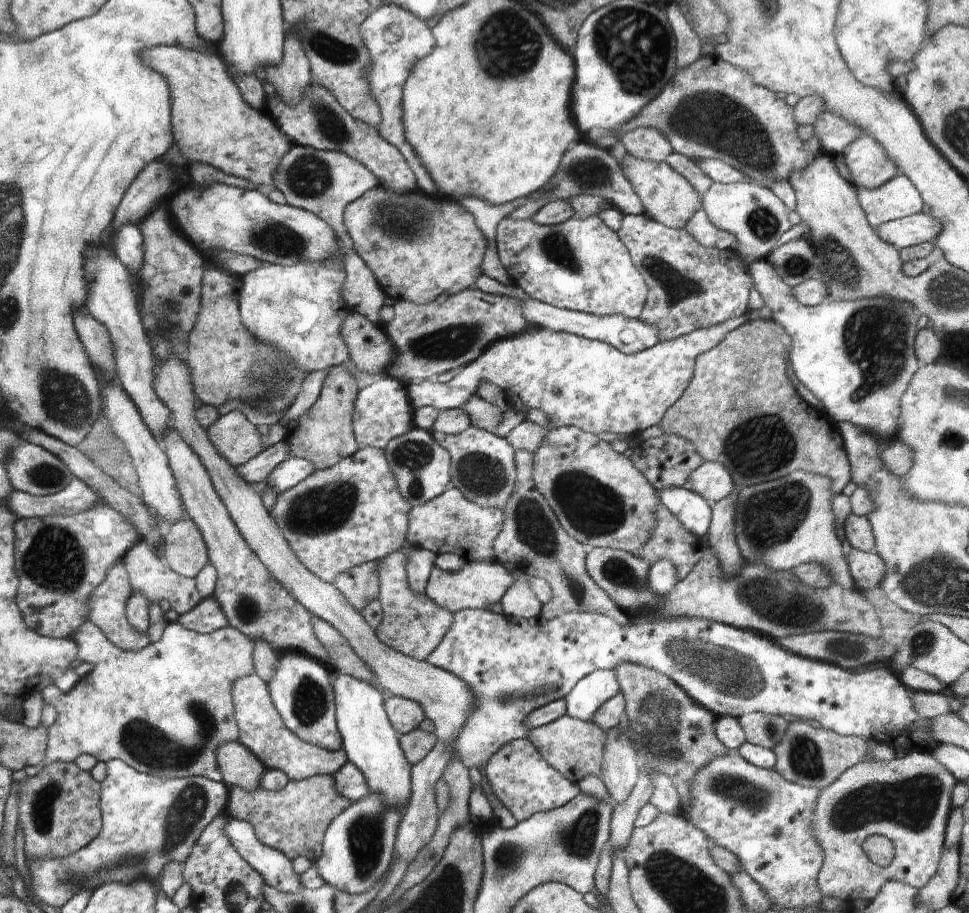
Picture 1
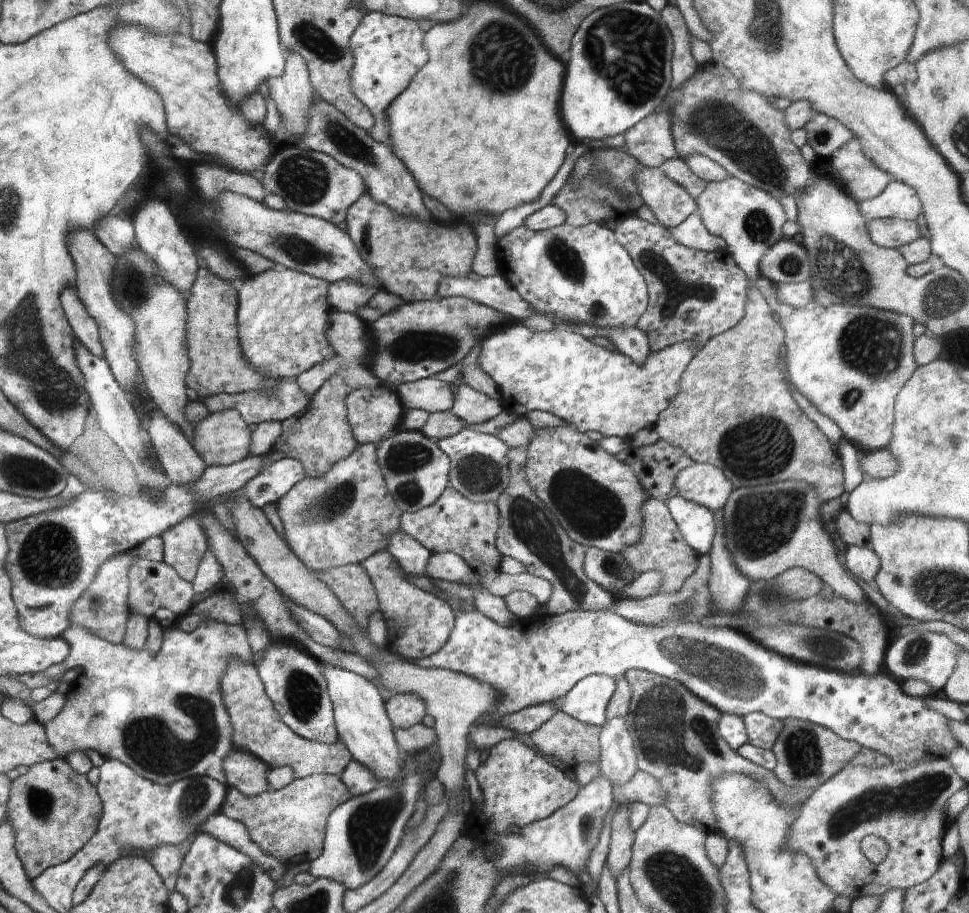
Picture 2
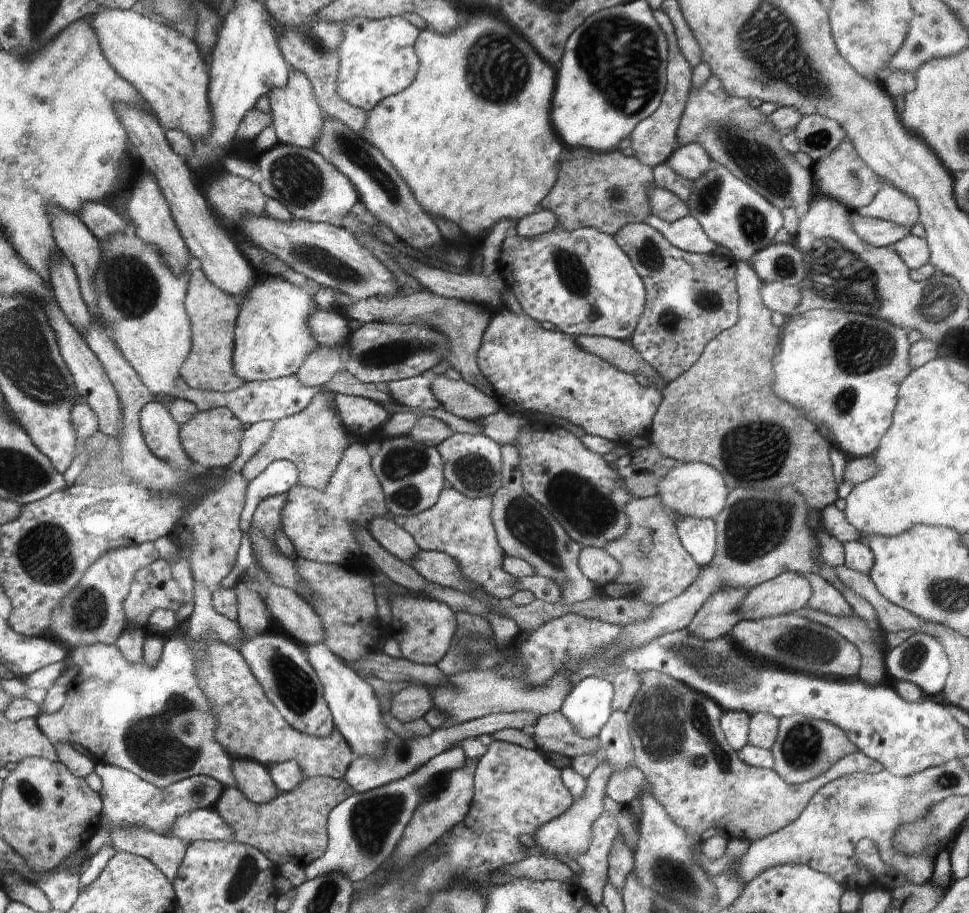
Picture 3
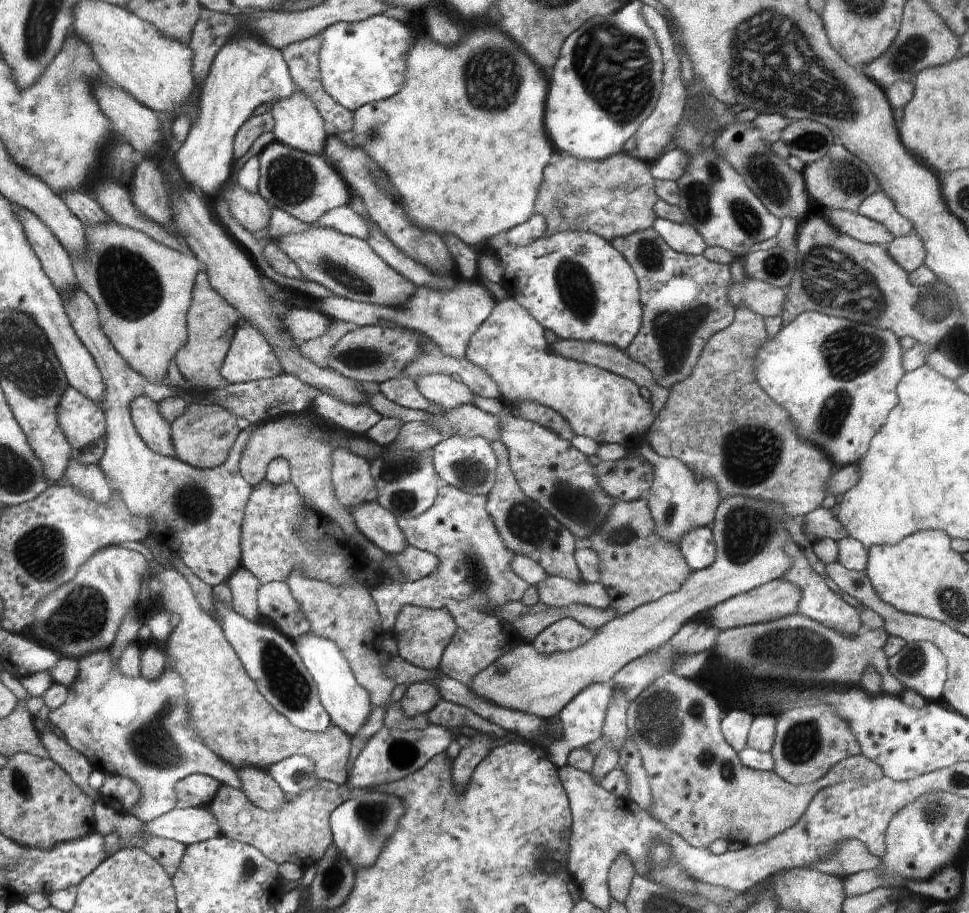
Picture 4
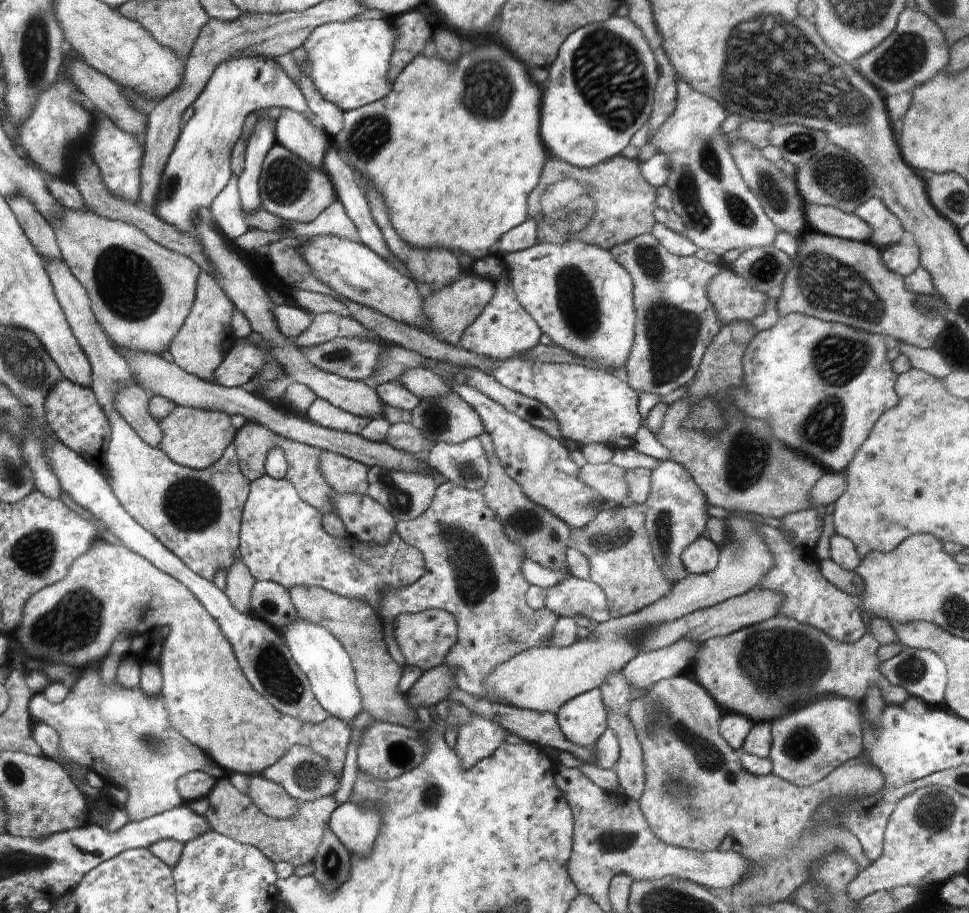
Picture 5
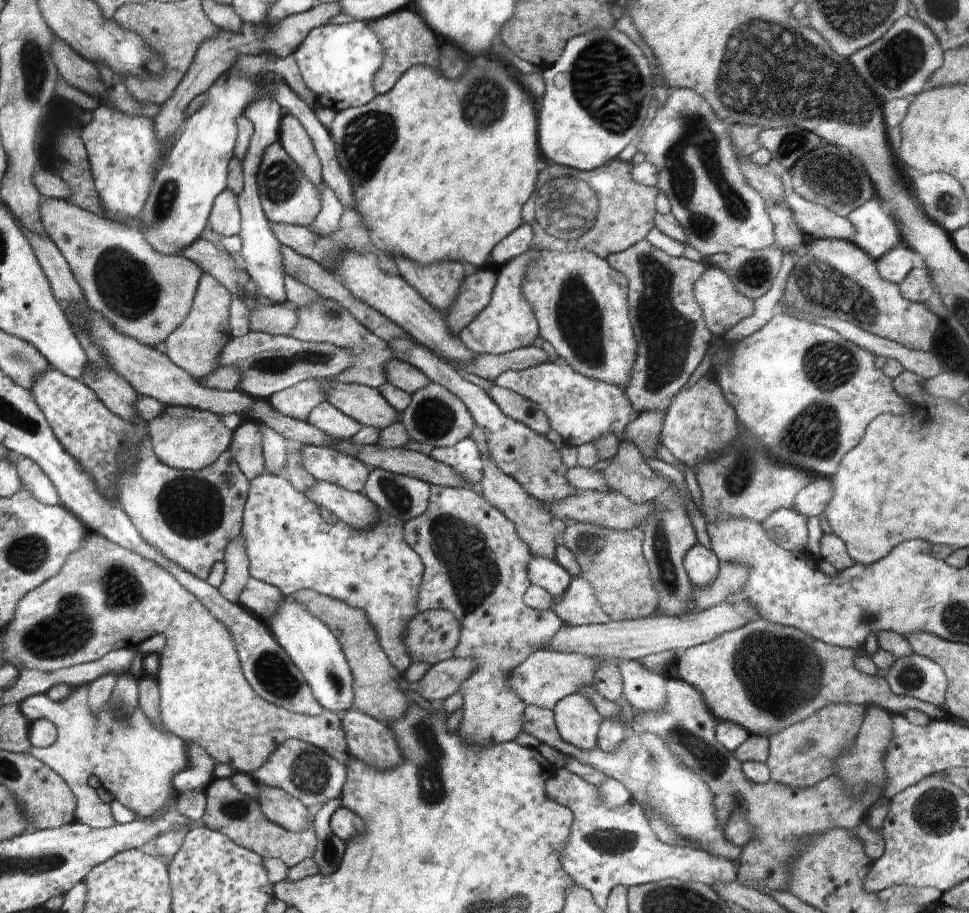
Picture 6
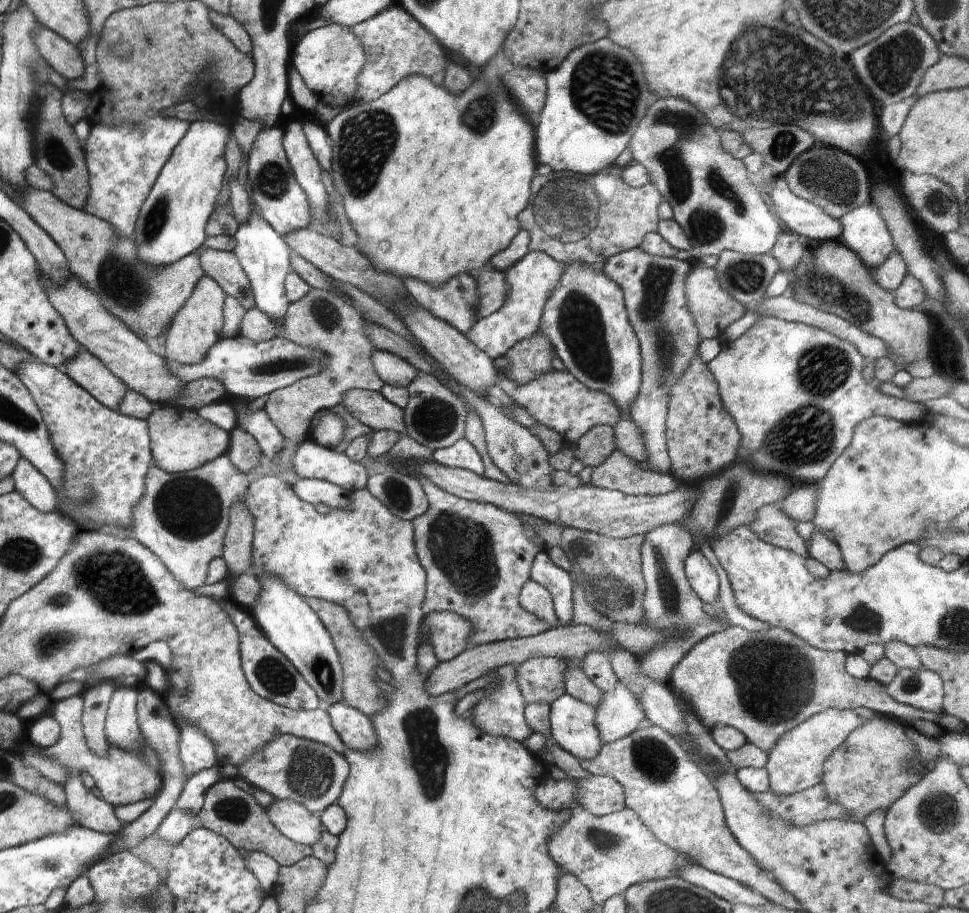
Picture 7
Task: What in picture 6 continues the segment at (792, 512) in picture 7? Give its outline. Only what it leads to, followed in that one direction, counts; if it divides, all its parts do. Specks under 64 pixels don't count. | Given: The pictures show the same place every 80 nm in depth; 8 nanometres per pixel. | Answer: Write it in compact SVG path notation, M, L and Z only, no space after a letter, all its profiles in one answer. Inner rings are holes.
M813 478L806 488L802 488L794 496L794 510L807 519L820 517L826 509L826 504L832 498L832 484L830 479Z

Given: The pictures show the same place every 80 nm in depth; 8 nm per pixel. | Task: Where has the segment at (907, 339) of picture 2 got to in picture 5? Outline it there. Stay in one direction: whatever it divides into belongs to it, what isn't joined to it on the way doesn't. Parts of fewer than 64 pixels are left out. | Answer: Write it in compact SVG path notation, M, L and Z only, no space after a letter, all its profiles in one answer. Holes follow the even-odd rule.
M803 314L779 316L772 328L758 331L750 338L742 354L742 386L728 390L730 400L744 416L764 420L774 440L786 448L814 460L830 473L844 471L854 452L868 438L874 422L900 404L894 390L897 376L886 357L888 340L883 334L822 322Z

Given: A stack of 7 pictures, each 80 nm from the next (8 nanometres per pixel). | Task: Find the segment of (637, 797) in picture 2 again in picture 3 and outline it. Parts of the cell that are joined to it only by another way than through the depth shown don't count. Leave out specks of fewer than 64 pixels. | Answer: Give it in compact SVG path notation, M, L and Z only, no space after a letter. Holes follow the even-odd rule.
M631 766L628 770L616 770L612 772L608 784L606 784L606 794L611 800L618 803L629 804L640 794L640 790L650 792L650 784L645 780L644 774L637 767Z

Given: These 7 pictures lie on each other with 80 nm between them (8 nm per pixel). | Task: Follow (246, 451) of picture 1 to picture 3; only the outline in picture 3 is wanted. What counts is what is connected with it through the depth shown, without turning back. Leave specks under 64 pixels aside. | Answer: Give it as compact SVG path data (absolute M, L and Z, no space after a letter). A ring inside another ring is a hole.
M225 407L210 408L202 412L198 410L190 422L181 425L181 442L190 460L201 470L223 468L234 463L240 455L242 436L245 435L242 425L240 418Z

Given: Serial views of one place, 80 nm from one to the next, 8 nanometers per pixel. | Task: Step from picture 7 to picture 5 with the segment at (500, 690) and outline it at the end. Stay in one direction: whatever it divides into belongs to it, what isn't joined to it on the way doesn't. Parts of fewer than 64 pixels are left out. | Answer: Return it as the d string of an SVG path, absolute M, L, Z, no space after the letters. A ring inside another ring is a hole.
M444 482L436 488L430 506L418 518L407 523L398 523L395 530L402 540L420 551L424 557L425 572L422 576L398 592L388 592L382 598L381 618L393 624L400 613L417 613L426 609L442 609L455 616L458 626L456 644L446 654L445 662L454 668L454 682L462 692L478 700L488 700L498 706L512 706L485 688L486 678L506 660L512 660L520 652L530 648L550 645L550 636L559 617L550 610L534 610L525 601L525 592L530 588L521 572L522 560L526 558L522 546L506 536L498 512L488 508L483 494L478 489L458 488L452 482ZM471 713L470 722L456 728L455 750L462 760L462 768L472 768L478 760L492 756L511 734L502 724L498 724L498 720Z

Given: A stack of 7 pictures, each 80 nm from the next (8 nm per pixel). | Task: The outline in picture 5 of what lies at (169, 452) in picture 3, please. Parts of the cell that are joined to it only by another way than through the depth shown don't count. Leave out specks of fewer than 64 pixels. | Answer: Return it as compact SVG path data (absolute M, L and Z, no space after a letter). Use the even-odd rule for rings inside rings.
M138 385L128 386L118 392L116 408L142 440L158 449L164 433L160 422L149 412L151 399L152 395Z

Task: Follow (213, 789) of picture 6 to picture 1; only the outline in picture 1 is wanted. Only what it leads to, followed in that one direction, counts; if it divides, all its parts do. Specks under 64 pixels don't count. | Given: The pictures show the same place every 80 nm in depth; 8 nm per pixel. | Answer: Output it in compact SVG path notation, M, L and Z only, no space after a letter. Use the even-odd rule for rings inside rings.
M312 775L301 781L288 781L282 790L272 792L261 786L252 791L233 787L229 791L228 814L249 822L258 838L283 852L290 860L304 856L314 863L323 851L323 838L328 825L353 802L338 794L332 775Z

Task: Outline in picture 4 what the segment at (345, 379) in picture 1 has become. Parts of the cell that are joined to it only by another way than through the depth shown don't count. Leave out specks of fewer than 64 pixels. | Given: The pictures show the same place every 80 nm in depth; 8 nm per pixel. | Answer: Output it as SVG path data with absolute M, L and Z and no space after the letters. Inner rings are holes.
M304 412L300 416L290 415L258 424L259 428L254 433L250 432L249 442L241 455L241 473L250 485L256 487L265 479L267 465L276 458L284 458L290 466L291 484L294 484L305 504L315 513L337 522L350 537L350 543L354 548L365 555L365 560L370 560L371 566L387 572L393 585L406 584L407 579L395 558L366 539L362 532L358 531L350 512L338 503L331 480L335 447L329 443L328 432L332 432L333 429L328 425L325 427L320 425L316 417L310 412Z

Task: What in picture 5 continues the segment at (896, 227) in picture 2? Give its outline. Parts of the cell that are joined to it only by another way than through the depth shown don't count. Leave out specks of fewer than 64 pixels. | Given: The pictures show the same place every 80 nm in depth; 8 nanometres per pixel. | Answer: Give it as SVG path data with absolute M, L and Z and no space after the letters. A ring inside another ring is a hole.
M803 203L802 210L808 229L842 240L865 242L870 238L870 226L853 213L846 214L838 208L812 203Z

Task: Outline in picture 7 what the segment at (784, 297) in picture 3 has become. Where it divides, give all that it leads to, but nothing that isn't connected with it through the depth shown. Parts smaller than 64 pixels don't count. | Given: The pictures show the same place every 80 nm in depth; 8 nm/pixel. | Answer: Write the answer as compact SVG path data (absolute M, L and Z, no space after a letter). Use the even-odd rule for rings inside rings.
M694 265L688 278L684 280L684 296L686 296L686 306L692 314L693 325L696 326L696 332L702 339L723 338L726 327L731 326L746 314L746 305L740 304L726 290L720 288L714 268Z

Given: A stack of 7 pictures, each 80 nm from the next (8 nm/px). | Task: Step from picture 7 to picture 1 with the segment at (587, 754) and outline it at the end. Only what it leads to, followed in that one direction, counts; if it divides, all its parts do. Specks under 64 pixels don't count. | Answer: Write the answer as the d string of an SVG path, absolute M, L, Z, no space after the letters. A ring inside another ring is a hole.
M614 669L593 670L584 675L565 696L567 714L591 722L601 704L615 697L619 691L619 680Z

